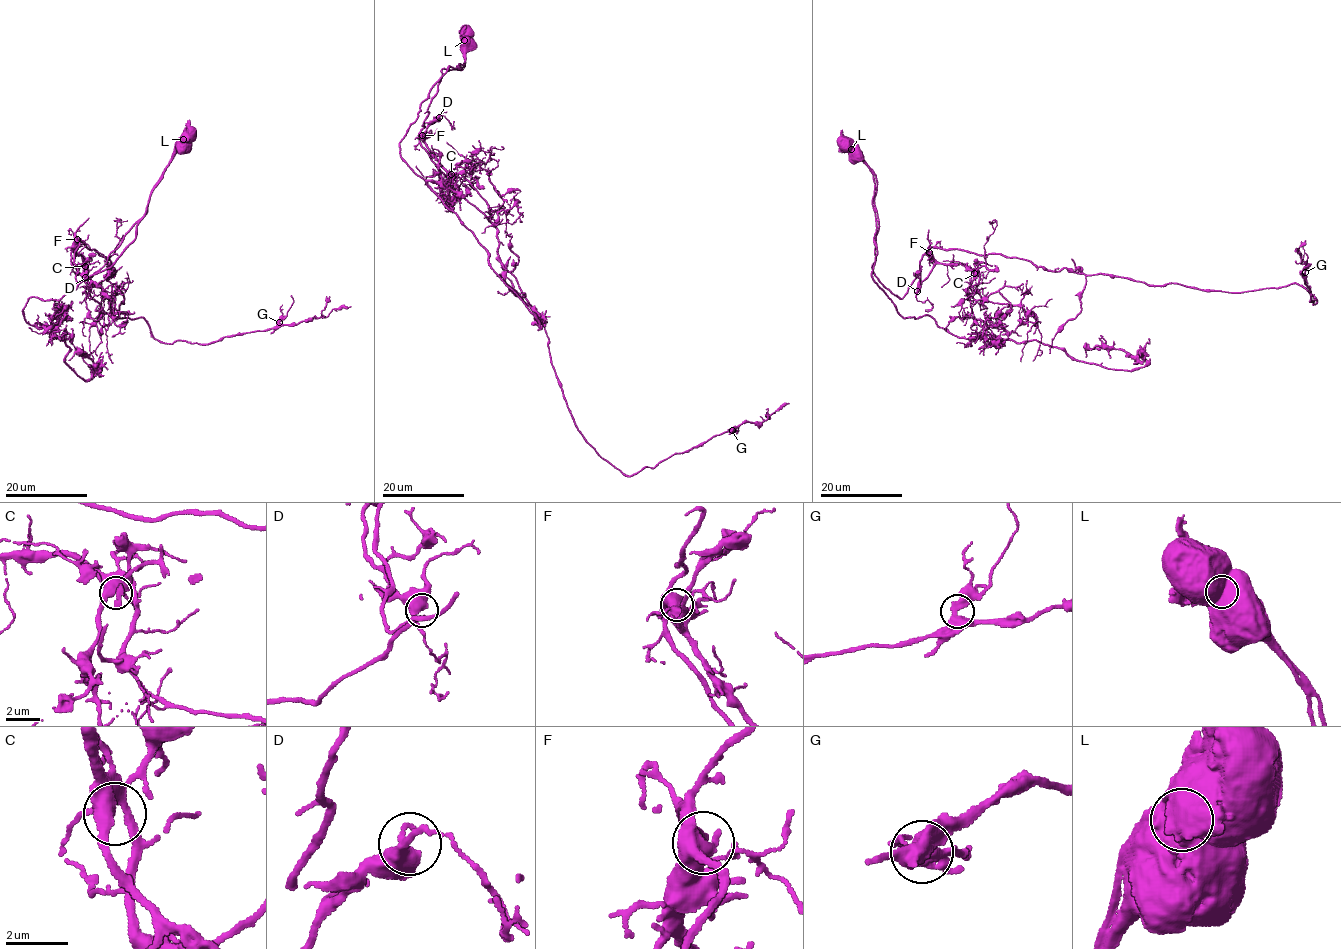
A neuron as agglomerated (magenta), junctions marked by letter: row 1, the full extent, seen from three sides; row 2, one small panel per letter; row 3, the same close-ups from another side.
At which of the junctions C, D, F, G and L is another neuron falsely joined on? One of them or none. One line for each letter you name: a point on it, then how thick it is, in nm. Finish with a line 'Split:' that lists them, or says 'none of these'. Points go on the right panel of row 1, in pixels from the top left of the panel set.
L: Place: (851, 149). Thickness 1600 nm
Split: L

